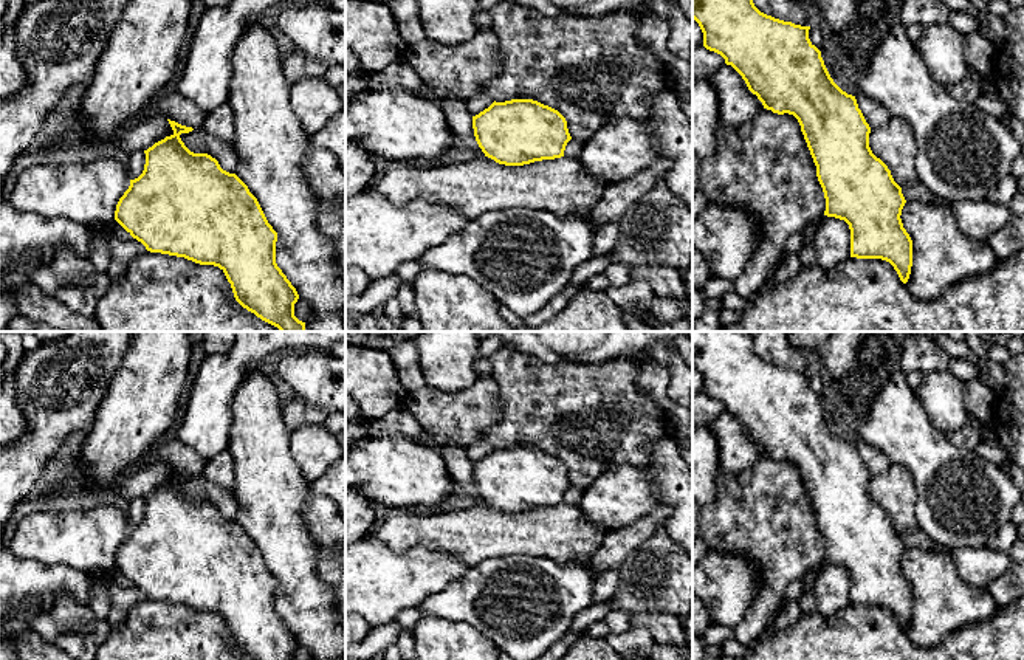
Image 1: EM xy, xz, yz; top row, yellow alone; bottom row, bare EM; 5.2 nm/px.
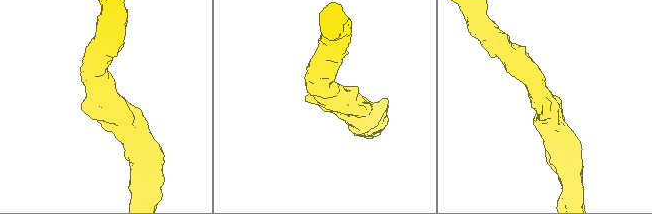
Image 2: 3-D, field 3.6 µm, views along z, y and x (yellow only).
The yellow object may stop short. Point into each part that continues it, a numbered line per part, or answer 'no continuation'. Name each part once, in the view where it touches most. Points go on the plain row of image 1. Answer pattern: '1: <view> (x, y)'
no continuation

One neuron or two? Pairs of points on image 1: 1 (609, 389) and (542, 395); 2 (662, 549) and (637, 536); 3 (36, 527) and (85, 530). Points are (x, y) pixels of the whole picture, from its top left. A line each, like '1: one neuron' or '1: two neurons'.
1: one neuron
2: two neurons
3: one neuron

